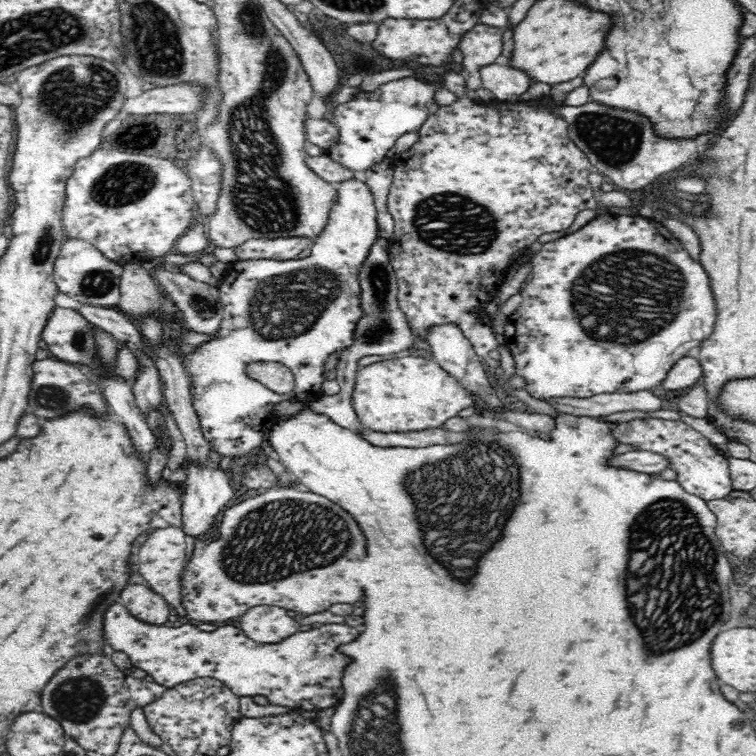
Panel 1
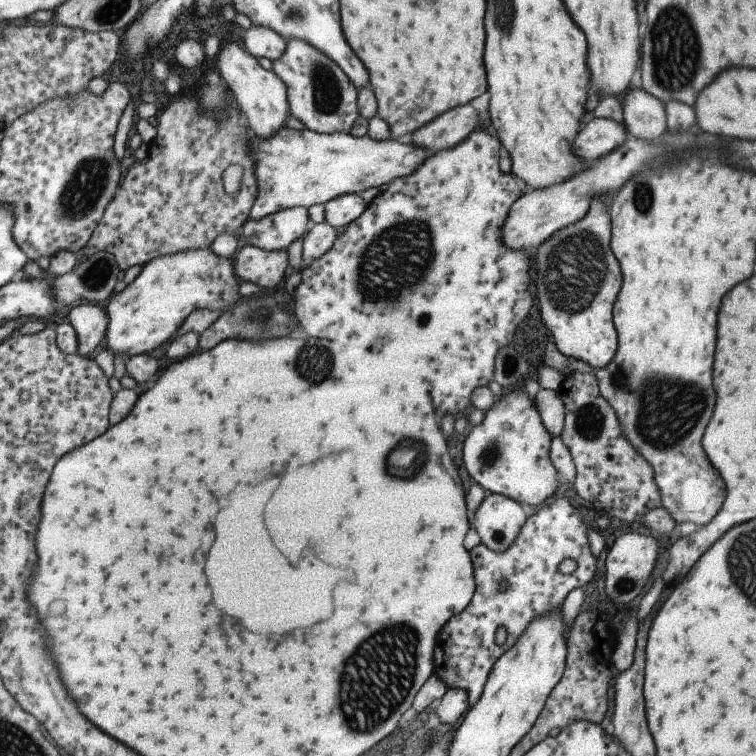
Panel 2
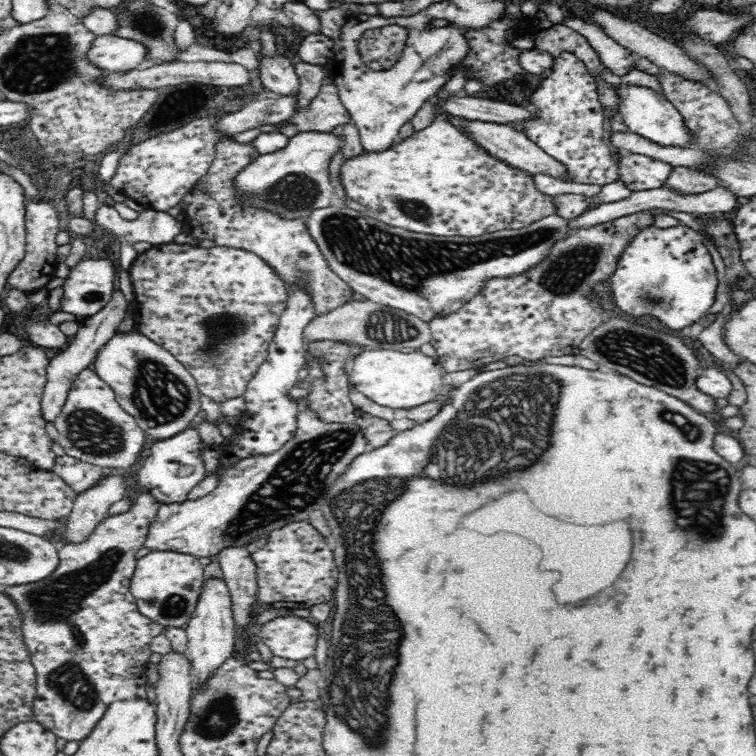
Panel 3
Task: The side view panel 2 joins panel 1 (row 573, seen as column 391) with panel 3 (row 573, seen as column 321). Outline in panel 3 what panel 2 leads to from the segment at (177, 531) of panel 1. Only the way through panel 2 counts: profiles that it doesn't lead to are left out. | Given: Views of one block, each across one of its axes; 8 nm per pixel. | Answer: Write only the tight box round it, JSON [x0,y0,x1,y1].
[130,550,208,628]

